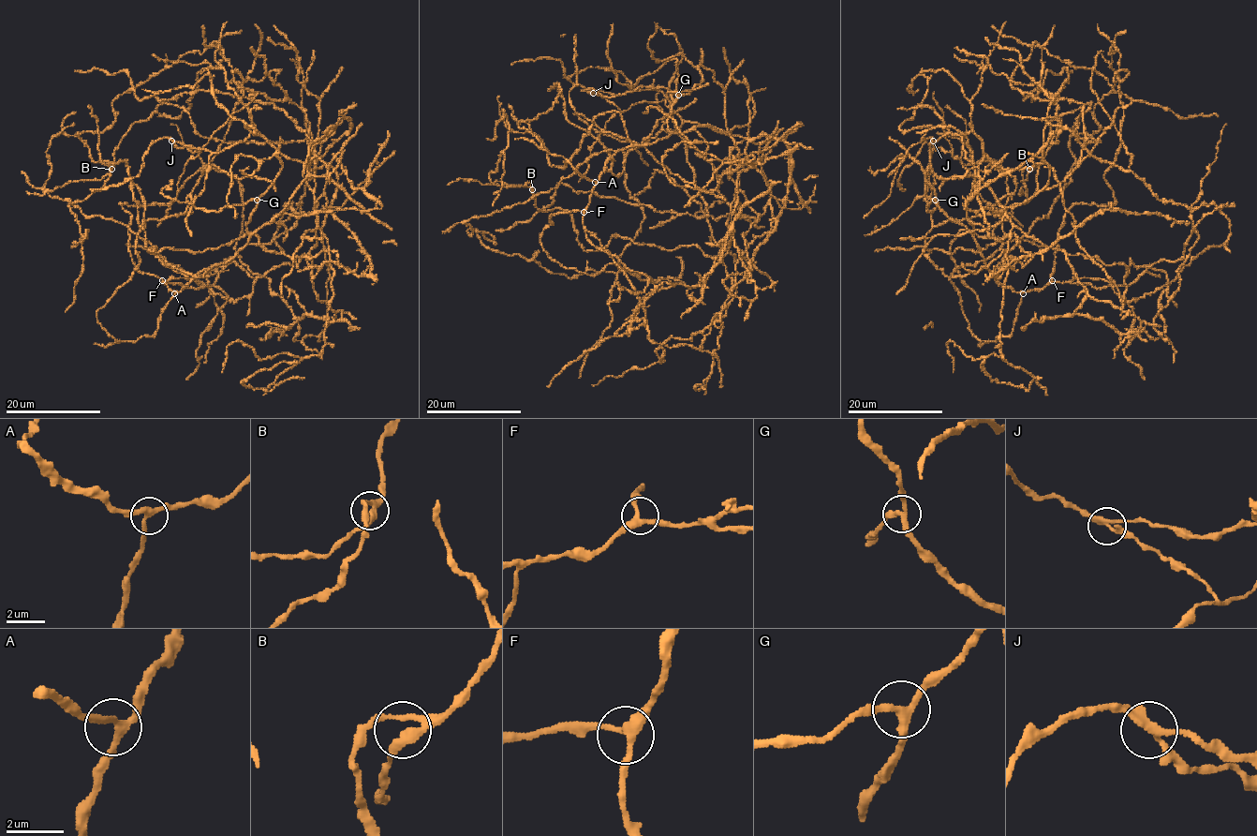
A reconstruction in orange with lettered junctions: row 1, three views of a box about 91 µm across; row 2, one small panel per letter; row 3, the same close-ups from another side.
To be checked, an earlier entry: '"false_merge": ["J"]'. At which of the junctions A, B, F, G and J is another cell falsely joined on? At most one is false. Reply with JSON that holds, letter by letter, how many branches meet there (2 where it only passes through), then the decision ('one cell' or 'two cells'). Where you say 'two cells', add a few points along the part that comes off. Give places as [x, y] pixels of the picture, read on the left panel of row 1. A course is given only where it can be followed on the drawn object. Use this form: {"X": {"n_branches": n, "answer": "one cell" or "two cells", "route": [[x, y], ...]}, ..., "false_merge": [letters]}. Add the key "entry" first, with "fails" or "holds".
{"entry": "holds", "A": {"n_branches": 3, "answer": "one cell"}, "B": {"n_branches": 3, "answer": "one cell"}, "F": {"n_branches": 3, "answer": "one cell"}, "G": {"n_branches": 3, "answer": "one cell"}, "J": {"n_branches": 3, "answer": "two cells", "route": [[171, 141], [199, 155], [187, 161], [179, 180], [177, 195], [157, 227]]}, "false_merge": ["J"]}

